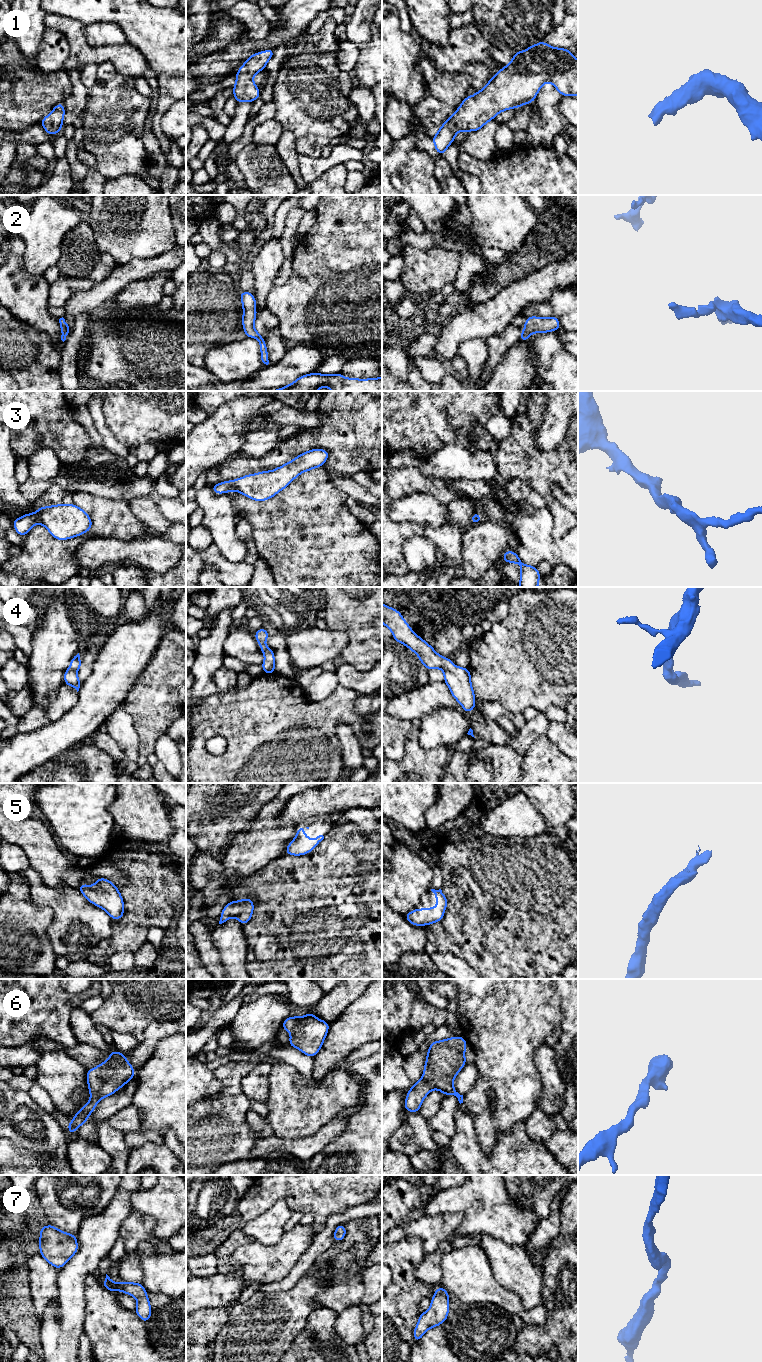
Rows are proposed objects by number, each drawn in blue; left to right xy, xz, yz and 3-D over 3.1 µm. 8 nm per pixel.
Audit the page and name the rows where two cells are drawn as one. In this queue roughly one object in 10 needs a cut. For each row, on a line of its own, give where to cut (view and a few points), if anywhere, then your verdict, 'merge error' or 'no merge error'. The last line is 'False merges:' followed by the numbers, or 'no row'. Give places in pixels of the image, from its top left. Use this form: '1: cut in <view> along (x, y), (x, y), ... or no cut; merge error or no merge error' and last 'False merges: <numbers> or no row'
1: no cut; no merge error
2: no cut; no merge error
3: no cut; no merge error
4: no cut; no merge error
5: no cut; no merge error
6: no cut; no merge error
7: no cut; no merge error
False merges: no row

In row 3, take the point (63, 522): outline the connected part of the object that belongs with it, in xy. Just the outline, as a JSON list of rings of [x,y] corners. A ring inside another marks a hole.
[[[75,504],[40,506],[35,513],[13,520],[13,527],[23,538],[35,524],[40,523],[57,540],[67,540],[88,532],[92,527],[89,515]]]

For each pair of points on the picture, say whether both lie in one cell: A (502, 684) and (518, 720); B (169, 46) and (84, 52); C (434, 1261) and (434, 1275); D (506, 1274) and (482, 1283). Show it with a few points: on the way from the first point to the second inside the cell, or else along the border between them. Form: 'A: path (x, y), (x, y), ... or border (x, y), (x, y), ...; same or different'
A: border (521, 713), (513, 714); different
B: border (127, 43), (139, 51), (148, 63), (149, 68); different
C: path (434, 1264), (434, 1272); same
D: border (488, 1256), (493, 1277), (513, 1293); different

